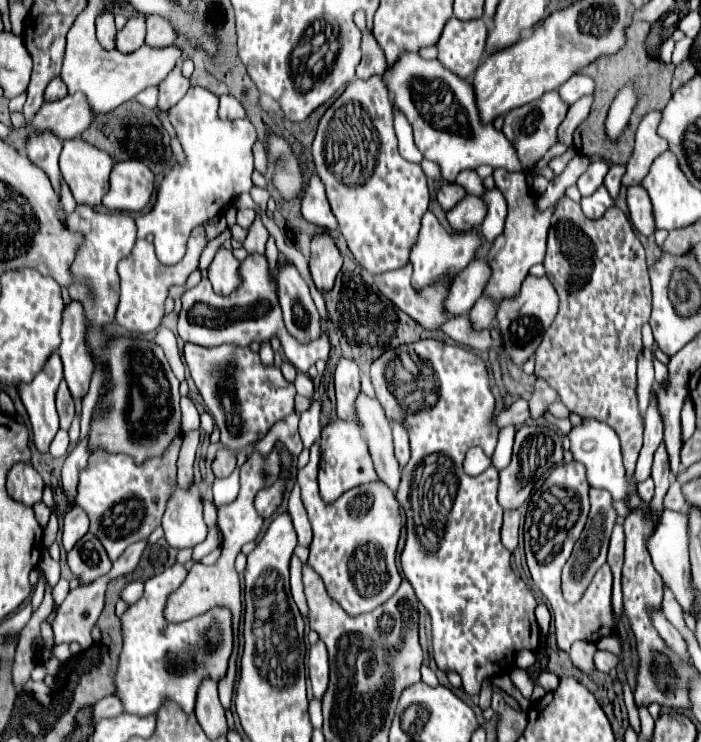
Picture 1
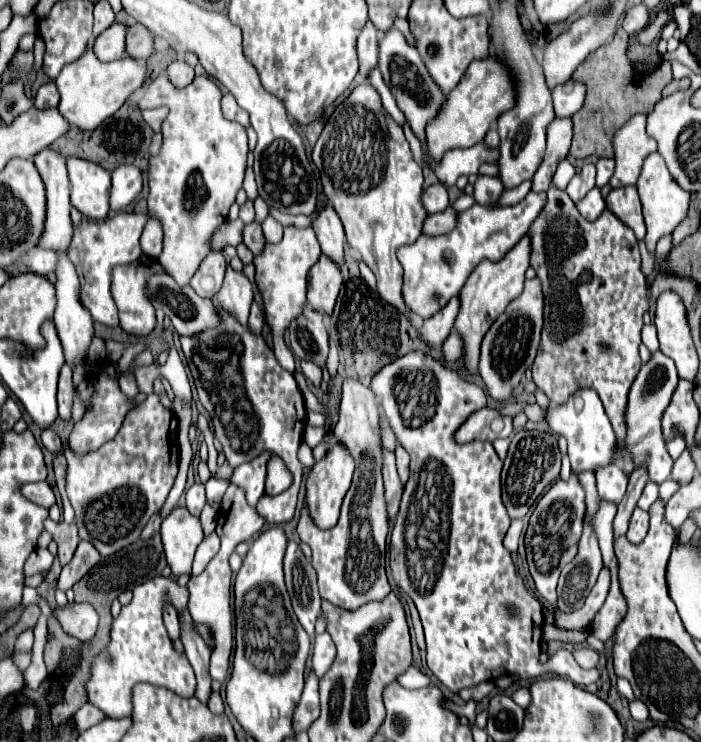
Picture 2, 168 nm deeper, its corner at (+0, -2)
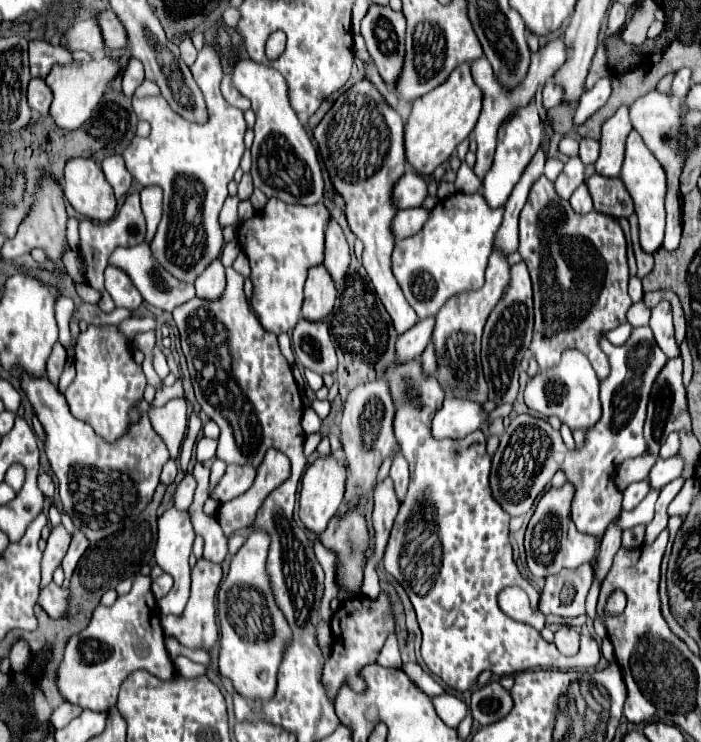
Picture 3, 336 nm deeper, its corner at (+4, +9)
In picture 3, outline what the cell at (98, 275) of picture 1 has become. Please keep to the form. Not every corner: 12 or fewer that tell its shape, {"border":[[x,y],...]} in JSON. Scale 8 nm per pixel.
{"border":[[138,193],[112,221],[80,223],[88,285],[102,291],[98,307],[114,311],[104,289],[112,249],[146,239]]}

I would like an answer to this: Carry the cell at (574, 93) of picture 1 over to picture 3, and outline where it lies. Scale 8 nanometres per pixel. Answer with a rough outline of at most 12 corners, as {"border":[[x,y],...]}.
{"border":[[546,81],[542,91],[544,109],[560,103],[562,89],[554,81]]}

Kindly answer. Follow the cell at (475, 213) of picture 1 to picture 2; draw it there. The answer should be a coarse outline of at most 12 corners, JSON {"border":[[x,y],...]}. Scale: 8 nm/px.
{"border":[[452,206],[428,216],[424,232],[438,236],[452,232],[458,212]]}

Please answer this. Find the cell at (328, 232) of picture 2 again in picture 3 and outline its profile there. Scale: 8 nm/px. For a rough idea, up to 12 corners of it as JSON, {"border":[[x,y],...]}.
{"border":[[332,219],[324,267],[338,283],[350,265],[348,241]]}

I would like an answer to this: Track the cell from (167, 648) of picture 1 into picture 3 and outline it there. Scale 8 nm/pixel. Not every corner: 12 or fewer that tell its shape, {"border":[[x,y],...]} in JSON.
{"border":[[150,577],[66,643],[64,701],[106,711],[144,669],[172,679]]}

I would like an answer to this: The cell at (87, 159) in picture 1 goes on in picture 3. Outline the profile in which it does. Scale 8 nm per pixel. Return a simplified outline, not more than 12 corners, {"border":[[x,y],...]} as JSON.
{"border":[[92,159],[68,161],[64,195],[76,213],[106,223],[116,197]]}

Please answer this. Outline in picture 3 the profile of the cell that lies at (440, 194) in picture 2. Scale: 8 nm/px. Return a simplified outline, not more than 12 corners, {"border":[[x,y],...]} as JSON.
{"border":[[410,169],[394,183],[396,209],[420,207],[428,183]]}

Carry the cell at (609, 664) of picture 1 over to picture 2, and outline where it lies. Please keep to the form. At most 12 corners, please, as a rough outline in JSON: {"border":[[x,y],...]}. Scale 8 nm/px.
{"border":[[590,648],[574,650],[582,668],[598,668],[600,654]]}

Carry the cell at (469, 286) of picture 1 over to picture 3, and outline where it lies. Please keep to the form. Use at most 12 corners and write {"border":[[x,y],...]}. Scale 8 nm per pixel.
{"border":[[420,321],[396,341],[396,361],[422,355],[430,343],[432,321]]}

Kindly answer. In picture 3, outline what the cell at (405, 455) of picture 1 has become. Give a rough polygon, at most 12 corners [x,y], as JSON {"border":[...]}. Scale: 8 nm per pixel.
{"border":[[396,453],[390,469],[394,491],[402,503],[408,489],[408,463]]}

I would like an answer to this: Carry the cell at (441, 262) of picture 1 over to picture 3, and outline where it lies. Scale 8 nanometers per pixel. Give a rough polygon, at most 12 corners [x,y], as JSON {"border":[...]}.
{"border":[[436,203],[396,241],[392,273],[420,319],[484,285],[504,209]]}

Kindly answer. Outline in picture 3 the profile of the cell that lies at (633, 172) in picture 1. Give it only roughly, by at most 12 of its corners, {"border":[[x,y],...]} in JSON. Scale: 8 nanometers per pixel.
{"border":[[620,107],[602,125],[602,177],[618,177],[624,141],[632,131],[628,107]]}

